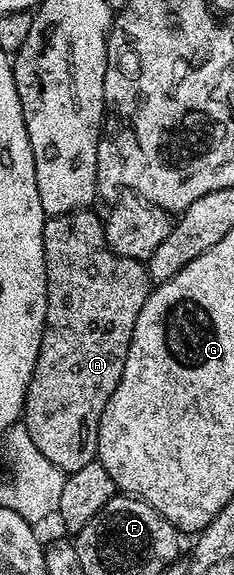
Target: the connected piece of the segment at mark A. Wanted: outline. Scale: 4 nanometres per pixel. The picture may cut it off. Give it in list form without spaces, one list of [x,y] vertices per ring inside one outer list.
[[[84,209],[52,215],[43,224],[47,312],[21,416],[21,423],[27,427],[29,437],[42,456],[64,473],[96,462],[101,413],[109,397],[113,397],[113,389],[117,389],[121,373],[125,373],[125,357],[129,353],[137,317],[153,290],[146,262],[113,253],[105,241],[100,216],[98,219],[93,212]]]

